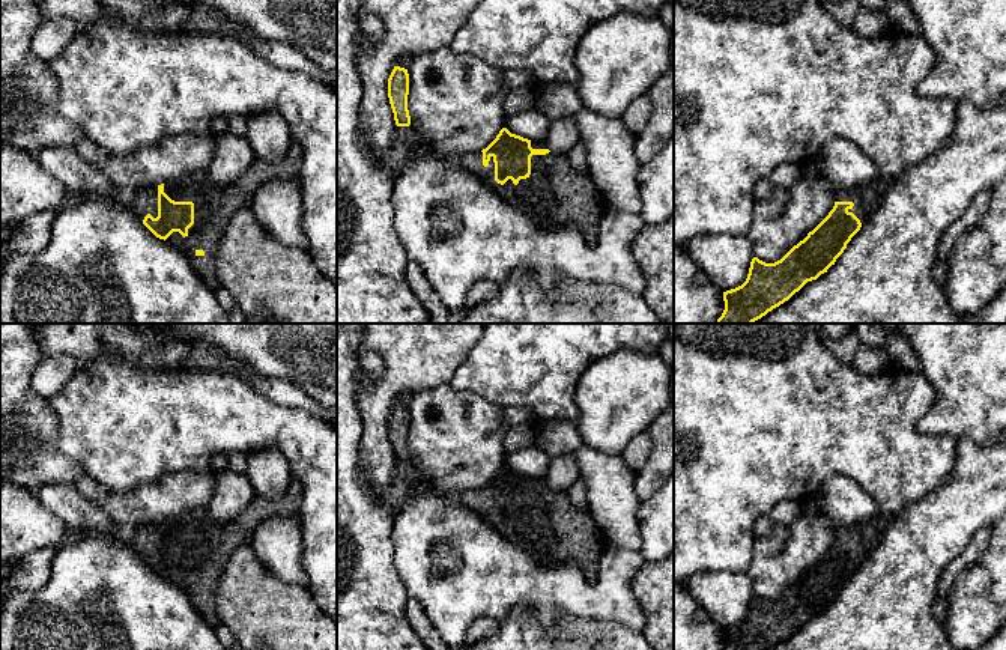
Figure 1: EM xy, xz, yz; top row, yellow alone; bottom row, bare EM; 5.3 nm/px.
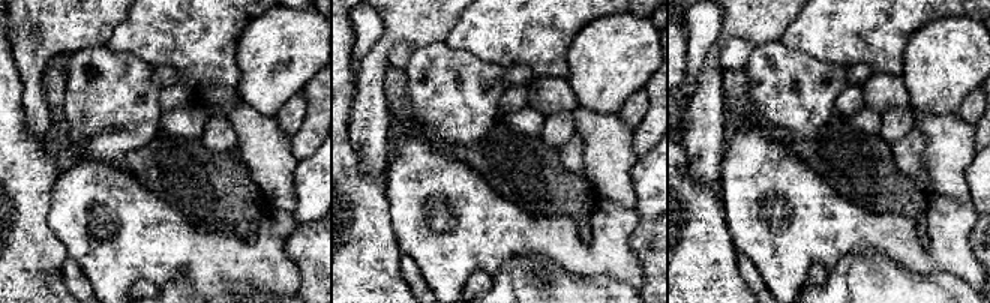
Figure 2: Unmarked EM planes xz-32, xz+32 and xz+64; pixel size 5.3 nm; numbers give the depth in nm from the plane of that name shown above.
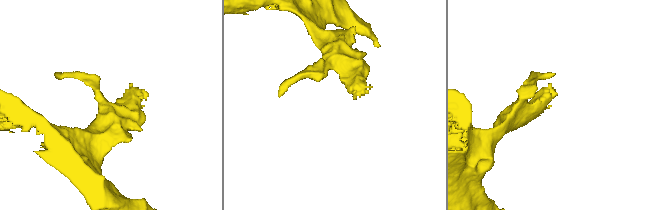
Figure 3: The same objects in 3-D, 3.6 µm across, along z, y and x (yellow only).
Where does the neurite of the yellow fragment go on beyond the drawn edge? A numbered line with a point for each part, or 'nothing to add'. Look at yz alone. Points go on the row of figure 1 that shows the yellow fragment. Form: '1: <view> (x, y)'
1: yz (865, 197)

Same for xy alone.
1: xy (214, 205)

